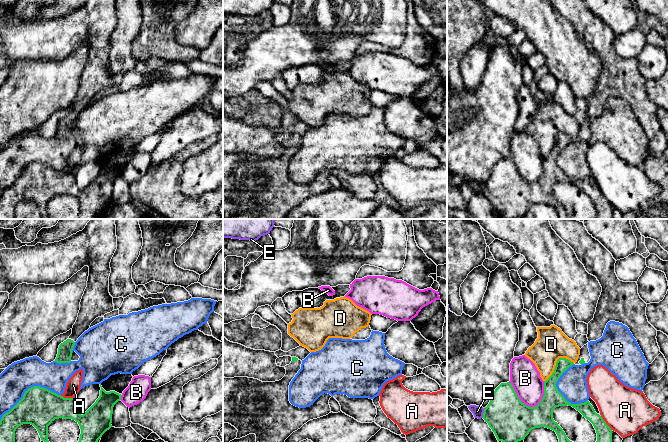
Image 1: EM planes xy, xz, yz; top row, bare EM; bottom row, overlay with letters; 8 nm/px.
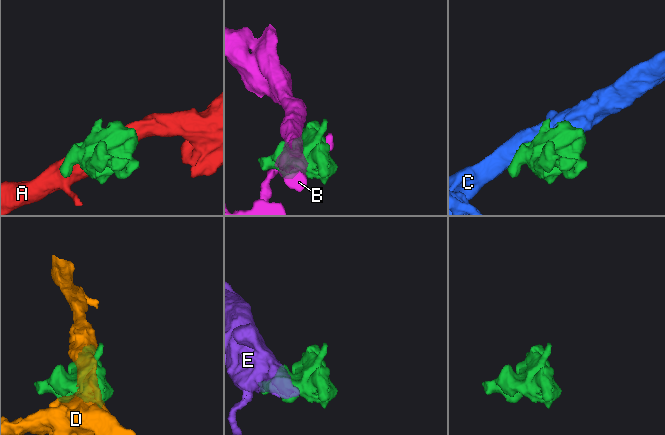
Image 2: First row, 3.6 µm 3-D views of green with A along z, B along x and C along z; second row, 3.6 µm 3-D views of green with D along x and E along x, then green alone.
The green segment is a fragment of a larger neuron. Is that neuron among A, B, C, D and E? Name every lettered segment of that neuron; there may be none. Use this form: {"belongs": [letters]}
{"belongs": []}

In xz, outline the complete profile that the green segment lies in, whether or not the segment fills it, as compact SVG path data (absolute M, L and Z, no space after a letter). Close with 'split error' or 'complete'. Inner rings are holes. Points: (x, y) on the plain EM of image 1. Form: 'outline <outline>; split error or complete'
outline M292 133L291 139L285 142L285 152L275 158L248 153L223 153L223 200L229 199L238 206L235 215L255 210L256 219L284 219L308 197L331 189L329 176L332 172L328 169L321 171L310 183L299 184L290 179L289 161L301 145L301 140L301 136Z; split error

